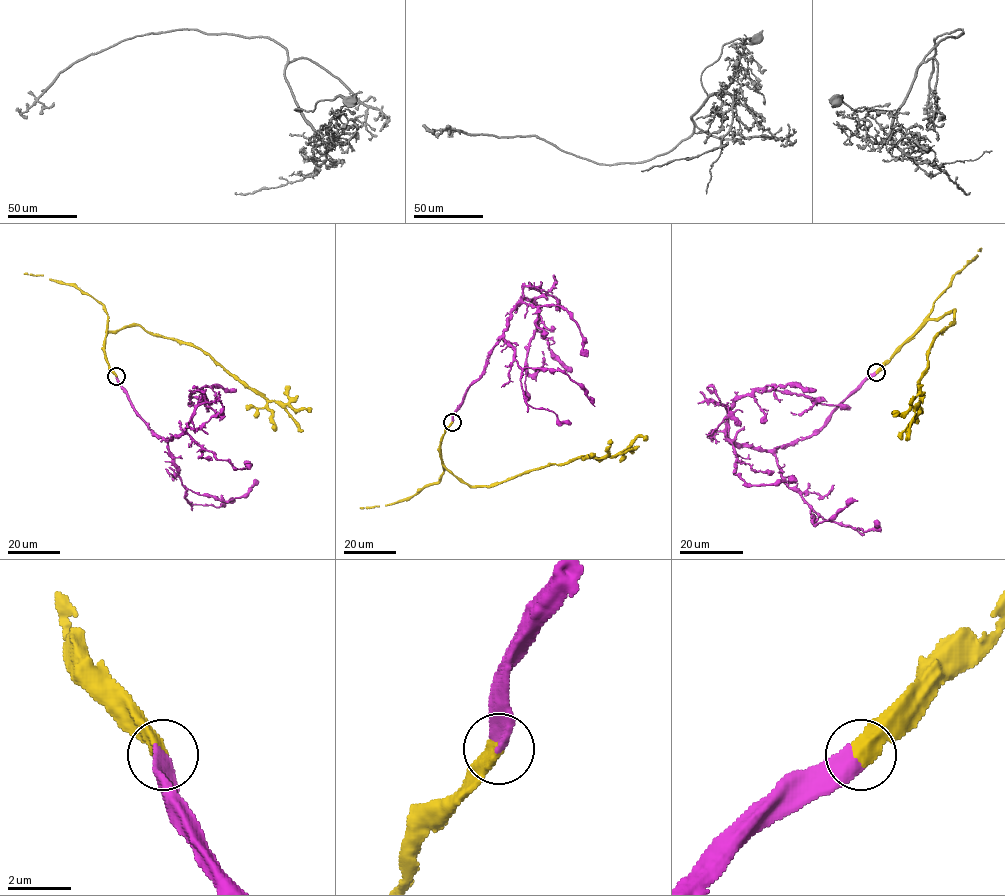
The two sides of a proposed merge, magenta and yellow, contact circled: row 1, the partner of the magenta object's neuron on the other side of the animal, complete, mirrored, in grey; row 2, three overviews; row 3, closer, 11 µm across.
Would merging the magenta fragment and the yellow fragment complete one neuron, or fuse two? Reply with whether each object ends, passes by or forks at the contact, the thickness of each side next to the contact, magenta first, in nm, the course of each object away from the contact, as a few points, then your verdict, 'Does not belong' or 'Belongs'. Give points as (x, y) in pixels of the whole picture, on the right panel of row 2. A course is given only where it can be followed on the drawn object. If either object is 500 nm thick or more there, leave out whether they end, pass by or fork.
At the ring magenta ends. At the ring yellow ends. Thickness 440 nm (magenta) against 480 nm. Course of magenta: (876, 372), (808, 436), (770, 450), (737, 446), (728, 437), (728, 411), (756, 391), (818, 398), (791, 411). Course of yellow: (876, 372), (924, 324), (955, 311), (955, 320), (932, 342), (919, 403), (903, 412), (895, 412), (896, 415). Belongs

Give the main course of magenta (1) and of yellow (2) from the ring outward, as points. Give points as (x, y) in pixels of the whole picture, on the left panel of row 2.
1: (116, 376), (131, 406), (167, 440), (185, 429), (203, 397), (195, 391), (190, 395), (206, 408)
2: (116, 376), (105, 355), (105, 336), (141, 325), (148, 332), (205, 351), (268, 399), (311, 411)

